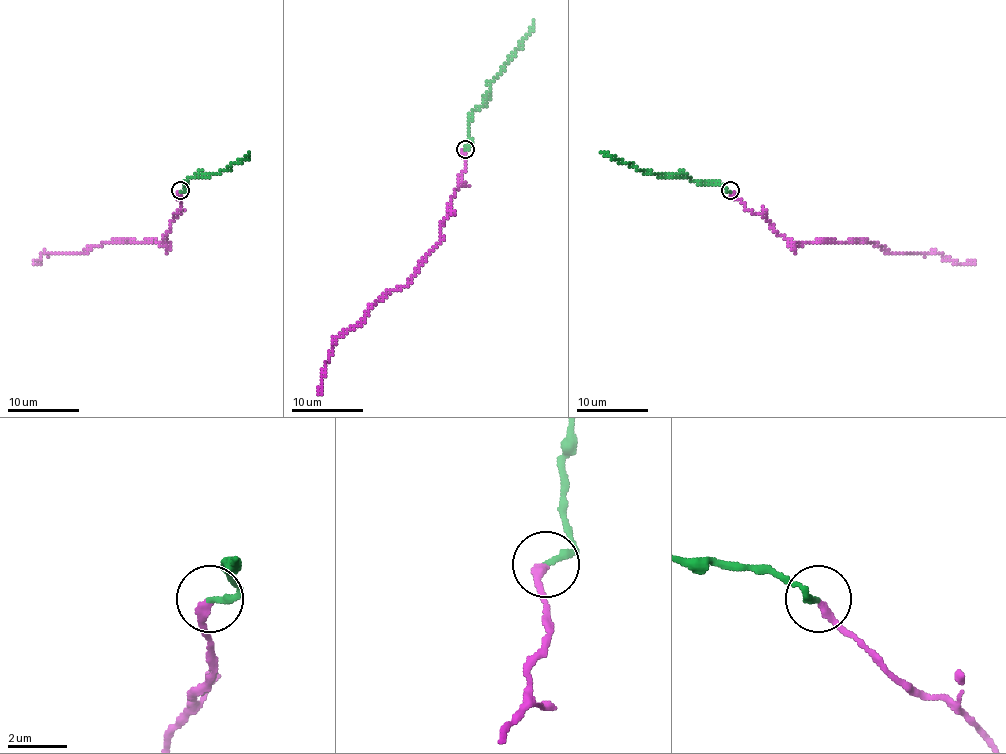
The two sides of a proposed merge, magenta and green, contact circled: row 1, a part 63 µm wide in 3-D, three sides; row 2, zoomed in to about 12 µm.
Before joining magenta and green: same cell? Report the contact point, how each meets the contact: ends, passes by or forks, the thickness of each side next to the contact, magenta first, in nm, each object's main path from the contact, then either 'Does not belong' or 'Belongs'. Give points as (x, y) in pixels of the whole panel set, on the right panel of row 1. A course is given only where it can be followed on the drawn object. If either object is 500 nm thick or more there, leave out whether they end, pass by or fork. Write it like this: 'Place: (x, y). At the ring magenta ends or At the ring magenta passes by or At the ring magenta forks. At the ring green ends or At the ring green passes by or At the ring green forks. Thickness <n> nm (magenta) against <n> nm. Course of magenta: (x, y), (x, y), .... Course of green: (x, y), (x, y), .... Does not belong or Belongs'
Place: (730, 190). At the ring magenta ends. At the ring green ends. Thickness 280 nm (magenta) against 240 nm. Course of magenta: (729, 191), (779, 234), (803, 243), (866, 239), (889, 252), (941, 254), (959, 263), (974, 263). Course of green: (729, 191), (682, 175), (639, 171), (602, 151). Belongs

